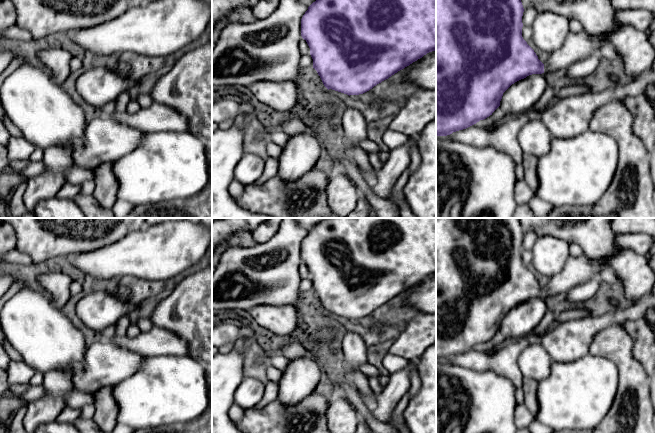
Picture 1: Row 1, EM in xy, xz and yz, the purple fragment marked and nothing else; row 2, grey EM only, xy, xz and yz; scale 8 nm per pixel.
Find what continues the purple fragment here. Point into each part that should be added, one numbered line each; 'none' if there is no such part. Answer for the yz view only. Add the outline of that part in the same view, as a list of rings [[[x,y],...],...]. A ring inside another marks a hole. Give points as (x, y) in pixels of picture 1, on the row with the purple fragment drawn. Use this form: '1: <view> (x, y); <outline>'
1: yz (577, 46); [[[584,30],[579,33],[568,33],[561,48],[550,54],[544,63],[544,73],[568,68],[573,63],[592,54],[598,54],[607,42],[596,39]]]

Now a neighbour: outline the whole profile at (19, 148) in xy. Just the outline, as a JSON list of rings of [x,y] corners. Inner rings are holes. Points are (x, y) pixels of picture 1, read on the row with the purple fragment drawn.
[[[11,137],[6,147],[9,162],[13,160],[28,160],[36,148],[24,137]]]

